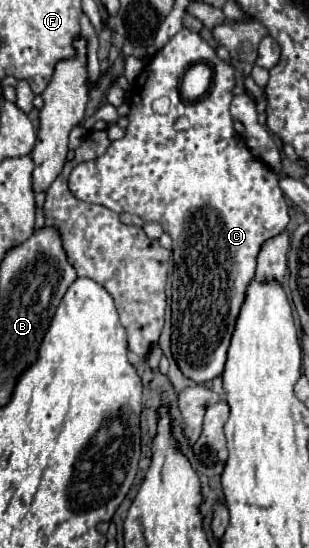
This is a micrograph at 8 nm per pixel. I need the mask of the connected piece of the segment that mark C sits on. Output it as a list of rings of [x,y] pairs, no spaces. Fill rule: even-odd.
[[[182,29],[178,31],[156,55],[154,59],[146,65],[146,69],[138,75],[138,79],[132,83],[130,87],[130,115],[128,115],[128,127],[126,127],[126,135],[118,141],[114,141],[108,151],[94,159],[94,161],[86,161],[86,163],[80,163],[72,169],[70,173],[70,179],[68,179],[68,185],[70,185],[70,191],[76,199],[80,201],[86,201],[86,203],[98,203],[98,205],[104,205],[108,207],[110,211],[114,213],[132,213],[132,215],[138,215],[140,219],[144,219],[146,223],[148,221],[156,221],[162,225],[164,233],[168,233],[172,237],[172,243],[174,243],[174,281],[172,281],[172,357],[174,361],[178,363],[178,369],[184,373],[184,377],[188,377],[190,381],[194,383],[206,383],[206,381],[212,381],[216,377],[222,375],[224,371],[224,363],[226,363],[226,351],[228,351],[228,345],[230,345],[230,339],[232,339],[232,333],[234,333],[234,325],[236,325],[236,319],[238,319],[238,313],[240,313],[240,307],[244,303],[244,297],[246,297],[246,289],[250,285],[250,281],[254,279],[254,271],[256,271],[256,255],[258,251],[262,249],[264,241],[280,235],[288,223],[290,223],[290,215],[288,215],[288,205],[286,205],[286,199],[278,187],[278,177],[276,173],[264,163],[260,161],[258,157],[254,157],[250,153],[250,149],[246,147],[244,139],[234,131],[232,127],[232,117],[230,117],[230,101],[232,101],[232,89],[234,89],[234,69],[230,67],[230,63],[222,61],[216,51],[194,31],[190,29]],[[194,63],[210,63],[214,67],[214,79],[212,79],[212,89],[208,93],[208,97],[202,97],[198,101],[184,101],[180,97],[180,89],[178,89],[178,81],[182,79],[184,71],[194,65]]]

